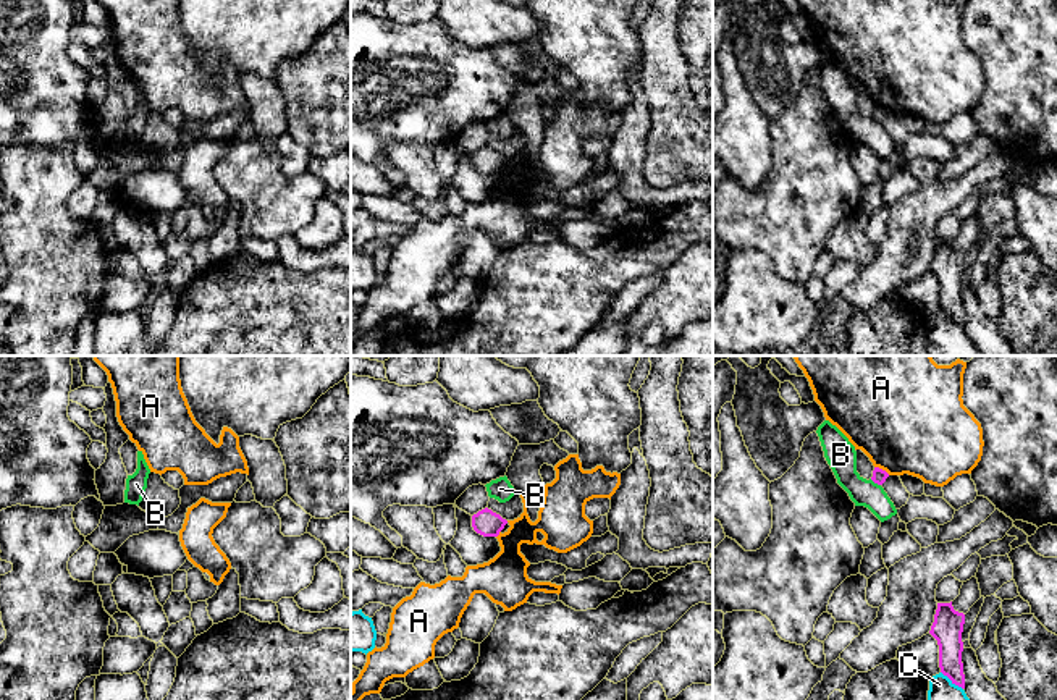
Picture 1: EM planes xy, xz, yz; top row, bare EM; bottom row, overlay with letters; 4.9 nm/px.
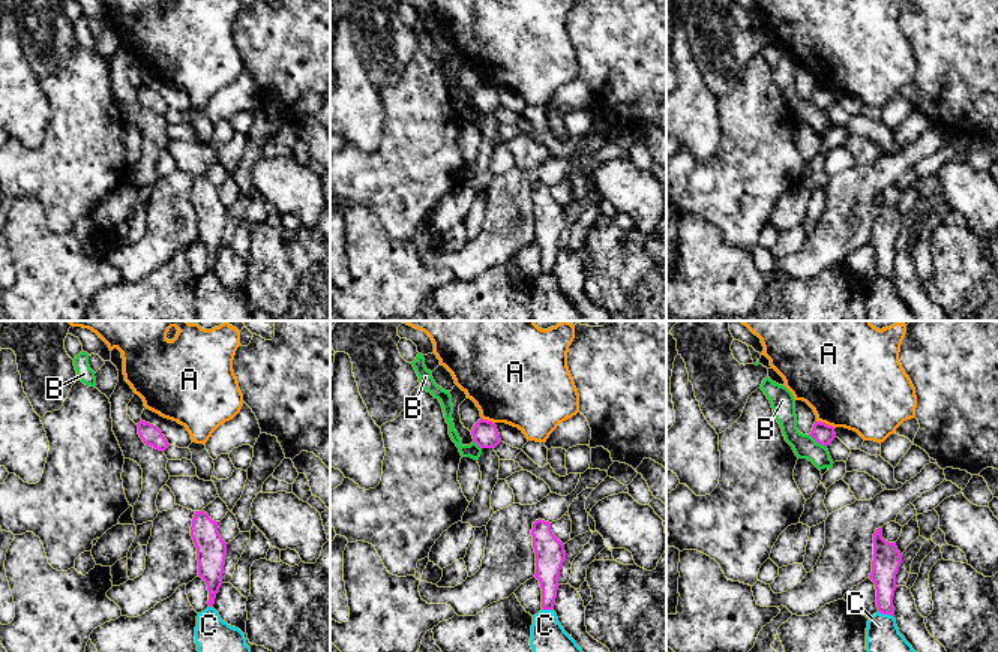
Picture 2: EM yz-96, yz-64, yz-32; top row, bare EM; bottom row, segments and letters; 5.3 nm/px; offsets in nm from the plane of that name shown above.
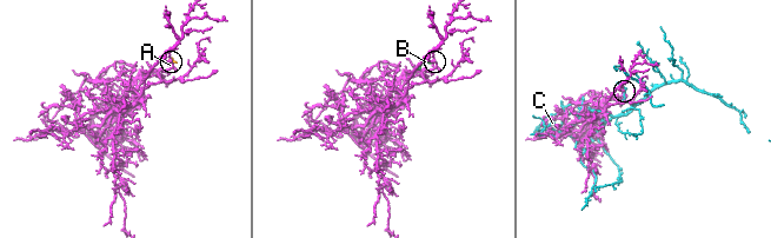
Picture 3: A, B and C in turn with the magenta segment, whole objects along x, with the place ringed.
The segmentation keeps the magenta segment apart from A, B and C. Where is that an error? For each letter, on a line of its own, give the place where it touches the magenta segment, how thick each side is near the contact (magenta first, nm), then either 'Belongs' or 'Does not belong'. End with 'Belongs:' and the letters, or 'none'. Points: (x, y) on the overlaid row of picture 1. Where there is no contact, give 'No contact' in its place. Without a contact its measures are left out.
A: Touches magenta at yz (881, 469). Thickness 70 nm (magenta) against 480 nm. Does not belong
B: Touches magenta at yz (875, 482). Thickness 70 nm (magenta) against 150 nm. Does not belong
C: Touches magenta at yz (952, 681). Thickness 140 nm (magenta) against 120 nm. Does not belong
Belongs: none

